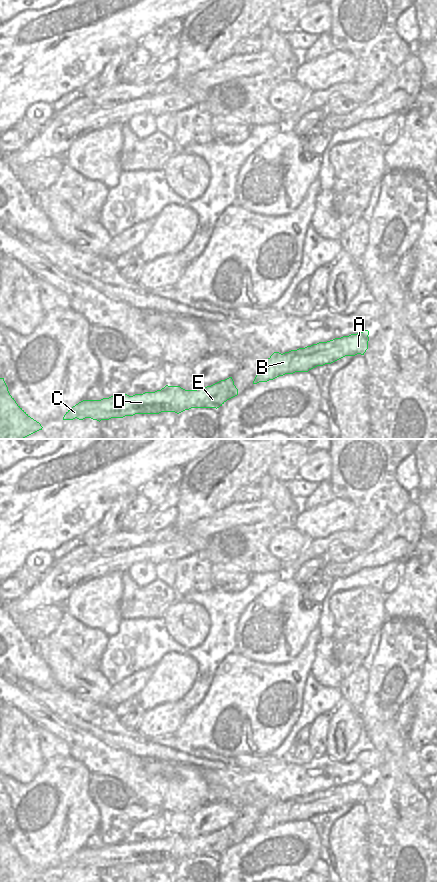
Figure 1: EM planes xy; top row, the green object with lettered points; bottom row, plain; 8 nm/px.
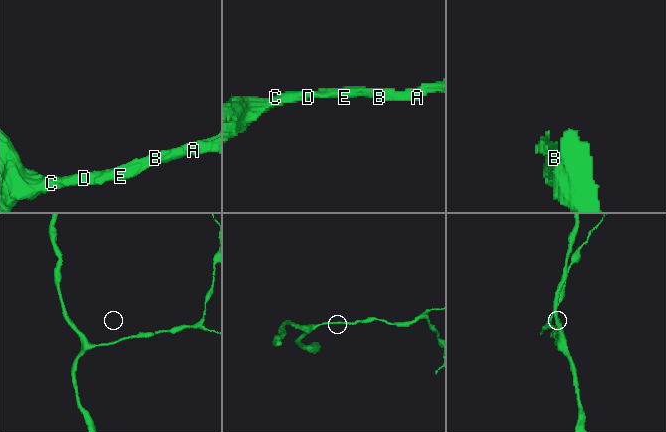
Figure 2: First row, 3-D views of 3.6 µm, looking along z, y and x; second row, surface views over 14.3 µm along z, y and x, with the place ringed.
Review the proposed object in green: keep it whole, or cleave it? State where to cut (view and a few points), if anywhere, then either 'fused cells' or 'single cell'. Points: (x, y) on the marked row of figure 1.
no cut; single cell

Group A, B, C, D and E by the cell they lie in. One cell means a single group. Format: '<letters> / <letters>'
A B C D E

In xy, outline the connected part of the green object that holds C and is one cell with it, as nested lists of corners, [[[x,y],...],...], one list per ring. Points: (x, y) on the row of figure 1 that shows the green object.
[[[232,377],[197,390],[185,390],[180,386],[166,385],[161,390],[133,396],[122,393],[119,396],[101,400],[83,400],[70,408],[63,420],[91,418],[100,422],[135,414],[159,414],[161,412],[179,414],[191,408],[217,409],[237,395],[238,389]]]

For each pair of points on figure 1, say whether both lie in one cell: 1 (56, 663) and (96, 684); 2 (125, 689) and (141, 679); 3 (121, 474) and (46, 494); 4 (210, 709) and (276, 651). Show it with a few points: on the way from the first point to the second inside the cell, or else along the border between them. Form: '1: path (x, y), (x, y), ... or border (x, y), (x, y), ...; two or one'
1: path (66, 670), (70, 674), (86, 677); one
2: path (129, 688), (137, 682); one
3: path (102, 474), (86, 475), (65, 494); one
4: border (240, 653), (249, 659), (263, 663), (286, 662); two

